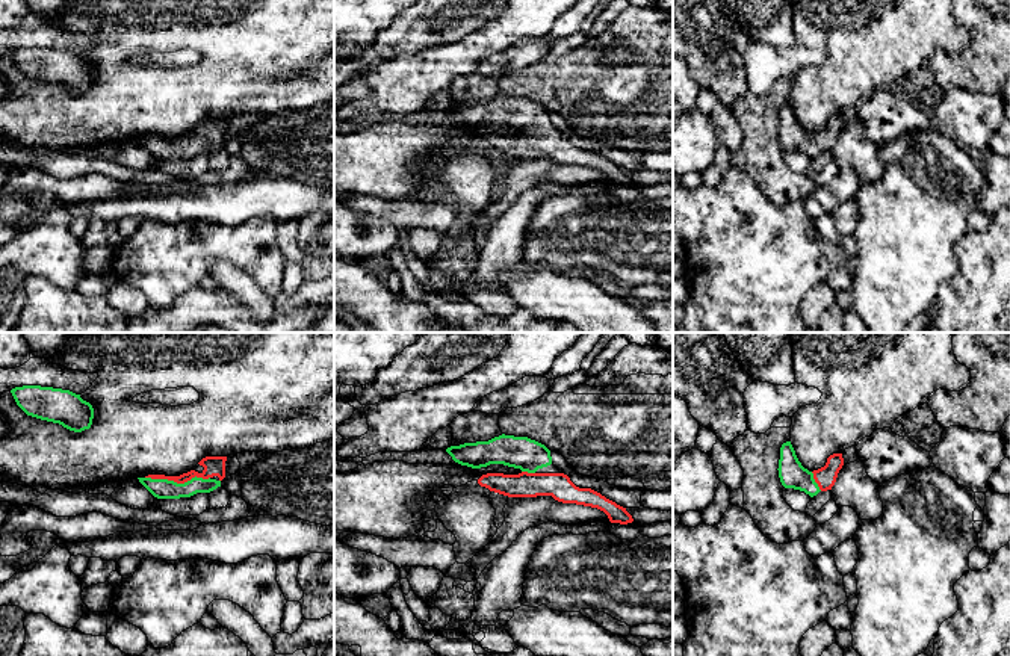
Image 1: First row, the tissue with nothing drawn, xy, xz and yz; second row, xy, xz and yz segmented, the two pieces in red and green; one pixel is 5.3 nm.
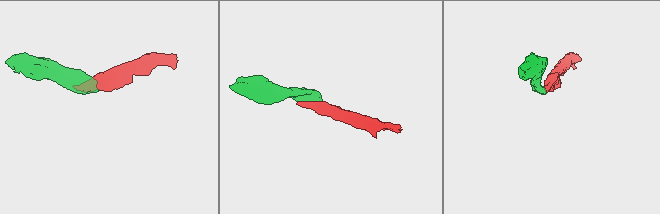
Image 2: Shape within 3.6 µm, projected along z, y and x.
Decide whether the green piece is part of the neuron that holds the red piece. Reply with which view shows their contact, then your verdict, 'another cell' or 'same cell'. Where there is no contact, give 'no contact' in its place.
meets red in xy; same cell

